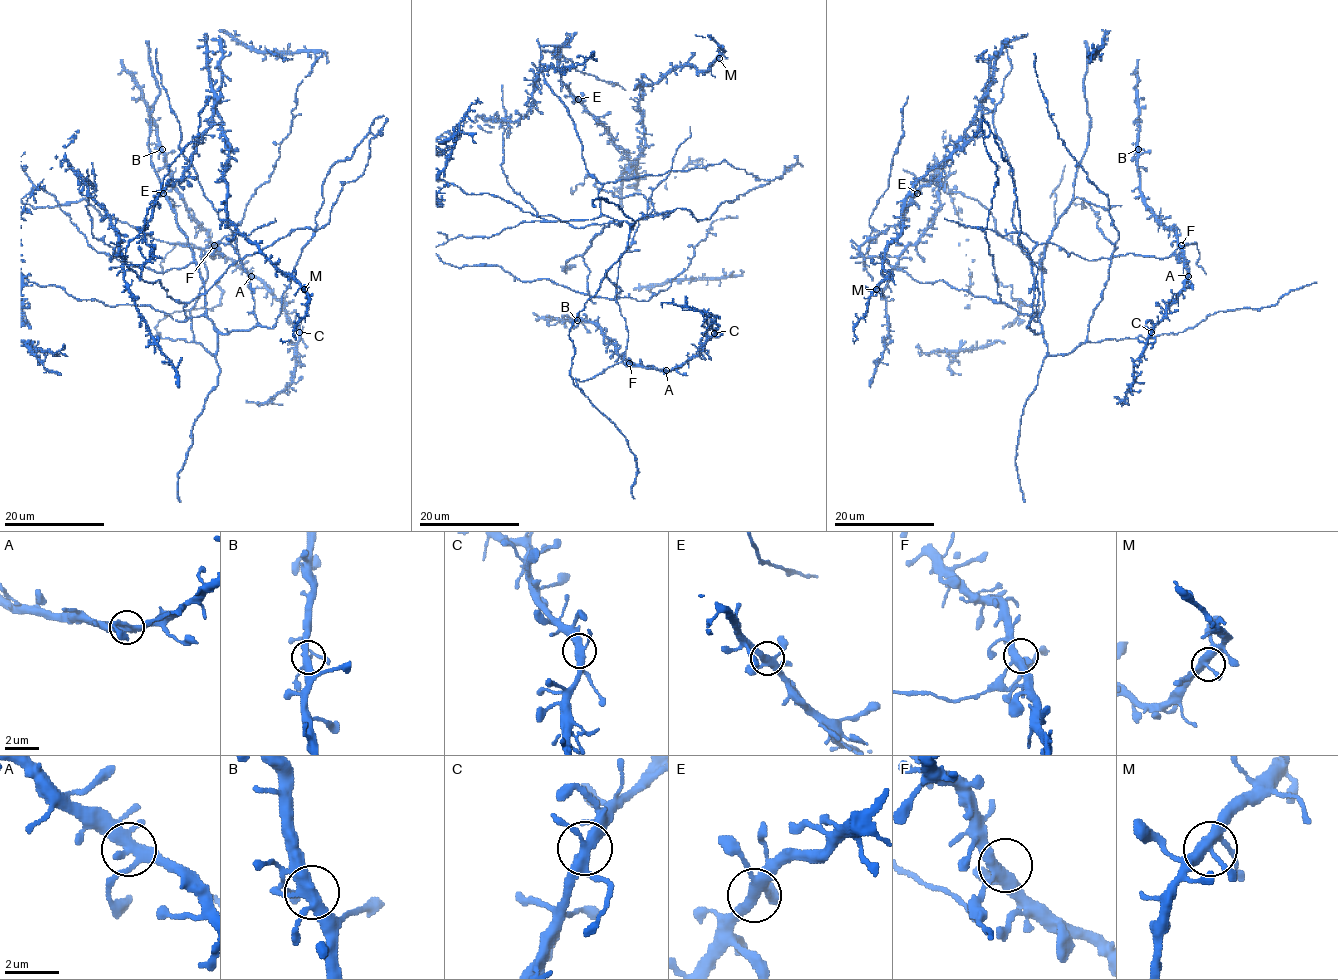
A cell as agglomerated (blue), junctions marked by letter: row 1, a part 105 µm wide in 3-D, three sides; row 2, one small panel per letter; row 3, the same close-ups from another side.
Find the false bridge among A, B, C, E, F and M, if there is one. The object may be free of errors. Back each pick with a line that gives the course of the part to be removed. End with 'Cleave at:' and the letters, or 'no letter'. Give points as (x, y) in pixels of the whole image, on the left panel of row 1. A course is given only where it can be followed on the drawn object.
Cleave at: no letter

